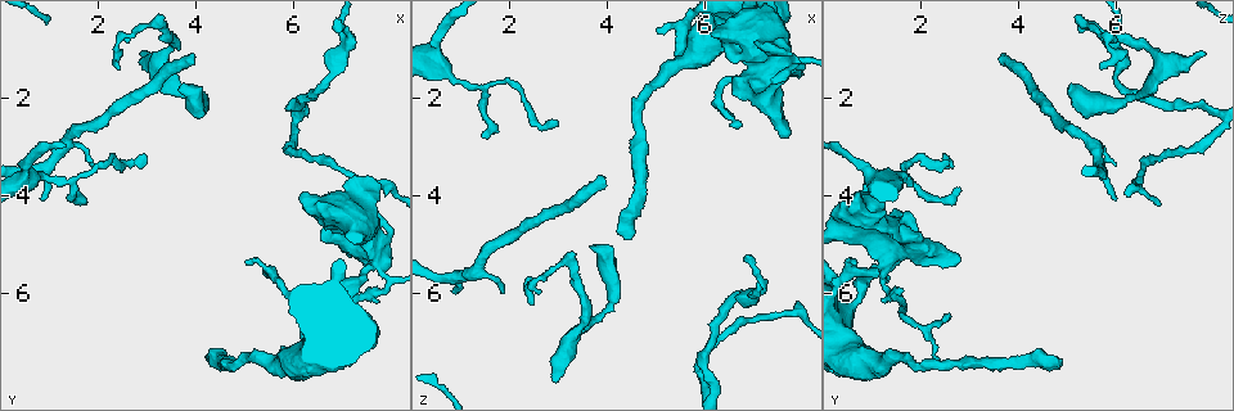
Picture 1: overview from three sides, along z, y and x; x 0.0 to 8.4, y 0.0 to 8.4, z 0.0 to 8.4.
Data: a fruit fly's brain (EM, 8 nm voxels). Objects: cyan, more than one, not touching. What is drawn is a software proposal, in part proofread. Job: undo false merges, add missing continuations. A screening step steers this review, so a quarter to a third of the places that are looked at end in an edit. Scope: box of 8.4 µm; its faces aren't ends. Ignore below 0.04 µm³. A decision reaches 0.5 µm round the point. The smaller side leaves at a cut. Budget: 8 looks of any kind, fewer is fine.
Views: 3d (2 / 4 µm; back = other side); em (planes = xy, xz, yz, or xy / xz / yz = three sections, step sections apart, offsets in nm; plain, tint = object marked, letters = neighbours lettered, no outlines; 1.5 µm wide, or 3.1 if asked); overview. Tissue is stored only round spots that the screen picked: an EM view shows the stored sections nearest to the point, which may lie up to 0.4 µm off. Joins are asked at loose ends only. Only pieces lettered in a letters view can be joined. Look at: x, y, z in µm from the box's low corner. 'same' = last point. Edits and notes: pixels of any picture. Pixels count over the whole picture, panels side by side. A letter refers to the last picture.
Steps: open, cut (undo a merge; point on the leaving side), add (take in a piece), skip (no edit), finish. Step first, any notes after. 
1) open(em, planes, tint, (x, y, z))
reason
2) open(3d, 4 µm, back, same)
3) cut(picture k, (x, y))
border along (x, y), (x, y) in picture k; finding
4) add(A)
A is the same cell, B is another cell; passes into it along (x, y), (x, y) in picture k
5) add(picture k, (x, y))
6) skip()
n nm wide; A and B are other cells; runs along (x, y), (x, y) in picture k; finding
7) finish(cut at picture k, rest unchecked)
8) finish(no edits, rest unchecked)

open(3d, 2 µm, (2.95, 1.05, 7.85))
branch stops here

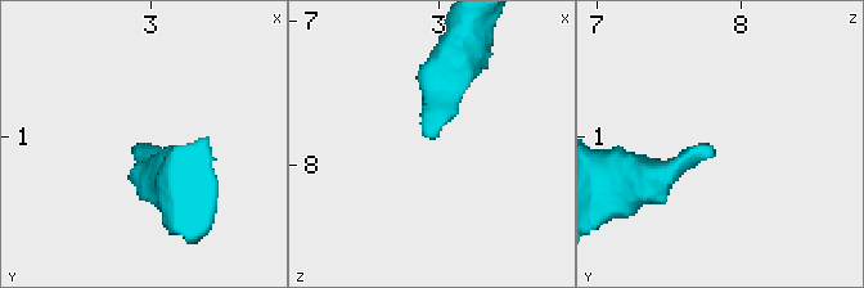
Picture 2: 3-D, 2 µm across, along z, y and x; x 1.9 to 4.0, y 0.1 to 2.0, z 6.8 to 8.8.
open(em, planes, plain, (2.92, 1.08, 7.80))

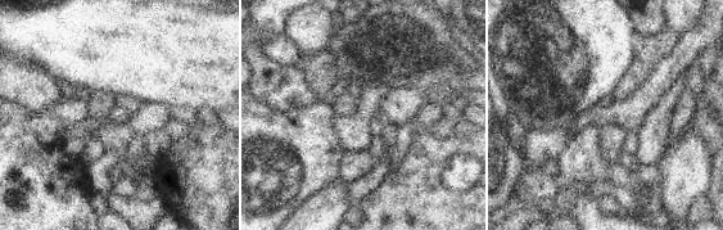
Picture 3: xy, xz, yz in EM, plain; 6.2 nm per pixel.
open(em, planes, letters, same)

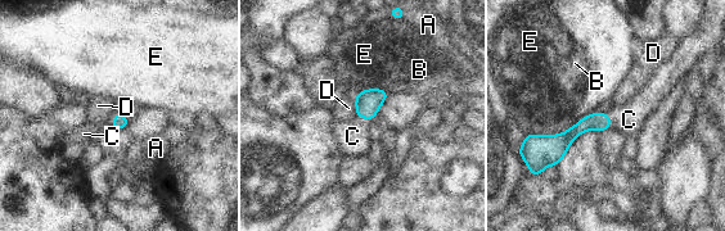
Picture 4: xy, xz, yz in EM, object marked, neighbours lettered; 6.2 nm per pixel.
add(C)
C is the same cell, A, B, D and E are other cells; passes into it along (368, 102), (364, 118), (352, 136) in picture 4; it goes on there

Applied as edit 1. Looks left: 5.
open(em, xz, step 8, tint, (7.20, 3.55, 0.90))
thick end

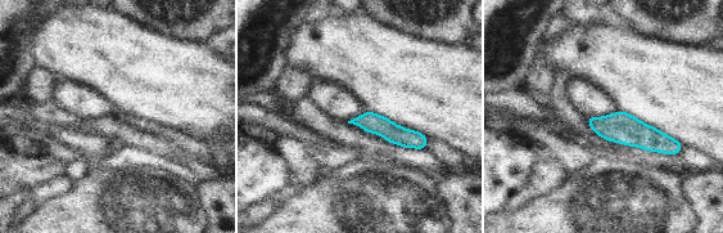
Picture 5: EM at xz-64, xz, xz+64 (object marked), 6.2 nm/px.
open(em, planes, letters, same)

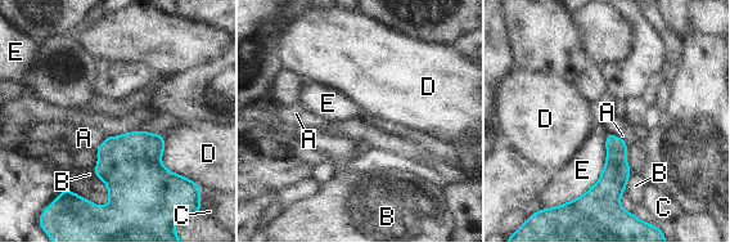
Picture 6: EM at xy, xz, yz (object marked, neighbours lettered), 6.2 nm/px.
skip()
A, B, C, D and E are other cells; border along (607, 131), (599, 179), (568, 201) in picture 6; no lettered piece goes on from it

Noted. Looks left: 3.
open(em, planes, letters, (4.35, 7.50, 4.80))
end of a long branch

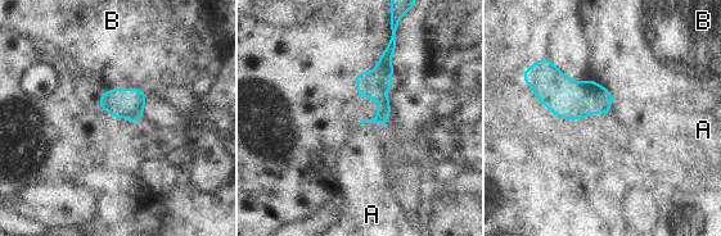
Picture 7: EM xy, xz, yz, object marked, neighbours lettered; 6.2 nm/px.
add(A)
A is the same cell, B is another cell; it goes on there

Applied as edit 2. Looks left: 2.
finish(add at picture 4, add at picture 7, rest unchecked)

